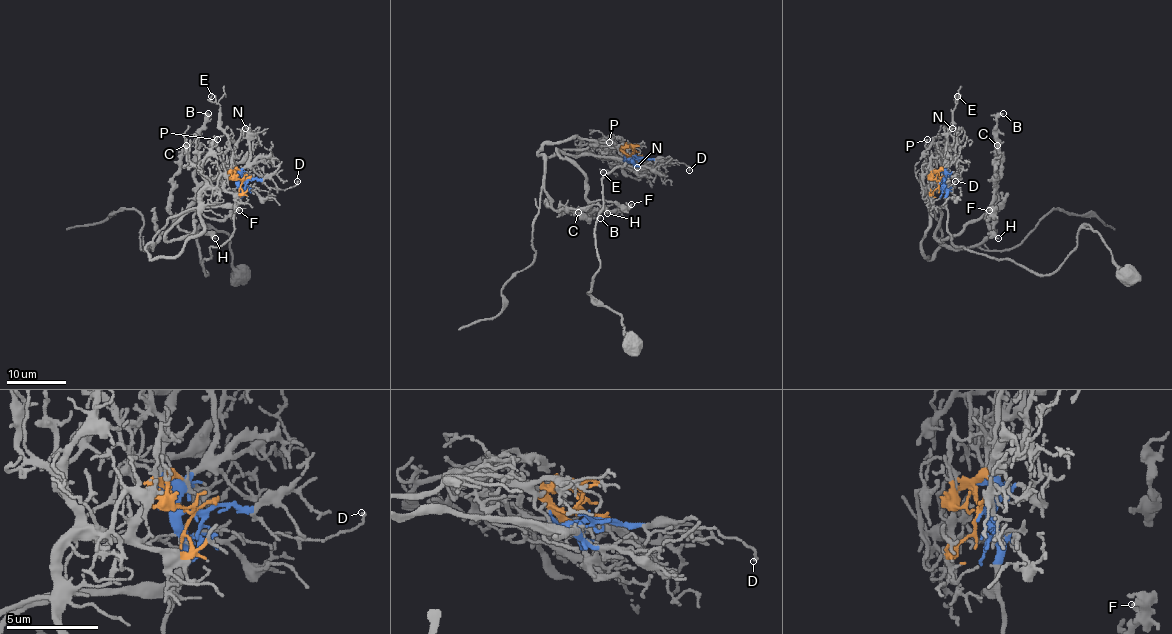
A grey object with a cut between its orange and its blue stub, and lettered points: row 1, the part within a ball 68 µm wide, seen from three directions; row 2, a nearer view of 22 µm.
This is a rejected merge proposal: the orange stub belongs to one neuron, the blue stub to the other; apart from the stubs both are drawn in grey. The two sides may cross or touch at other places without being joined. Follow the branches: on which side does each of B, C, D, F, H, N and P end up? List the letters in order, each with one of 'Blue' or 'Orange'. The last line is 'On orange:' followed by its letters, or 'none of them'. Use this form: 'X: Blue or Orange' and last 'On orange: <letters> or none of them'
B: Blue
C: Orange
D: Blue
F: Blue
H: Orange
N: Blue
P: Orange
On orange: C, H, P

